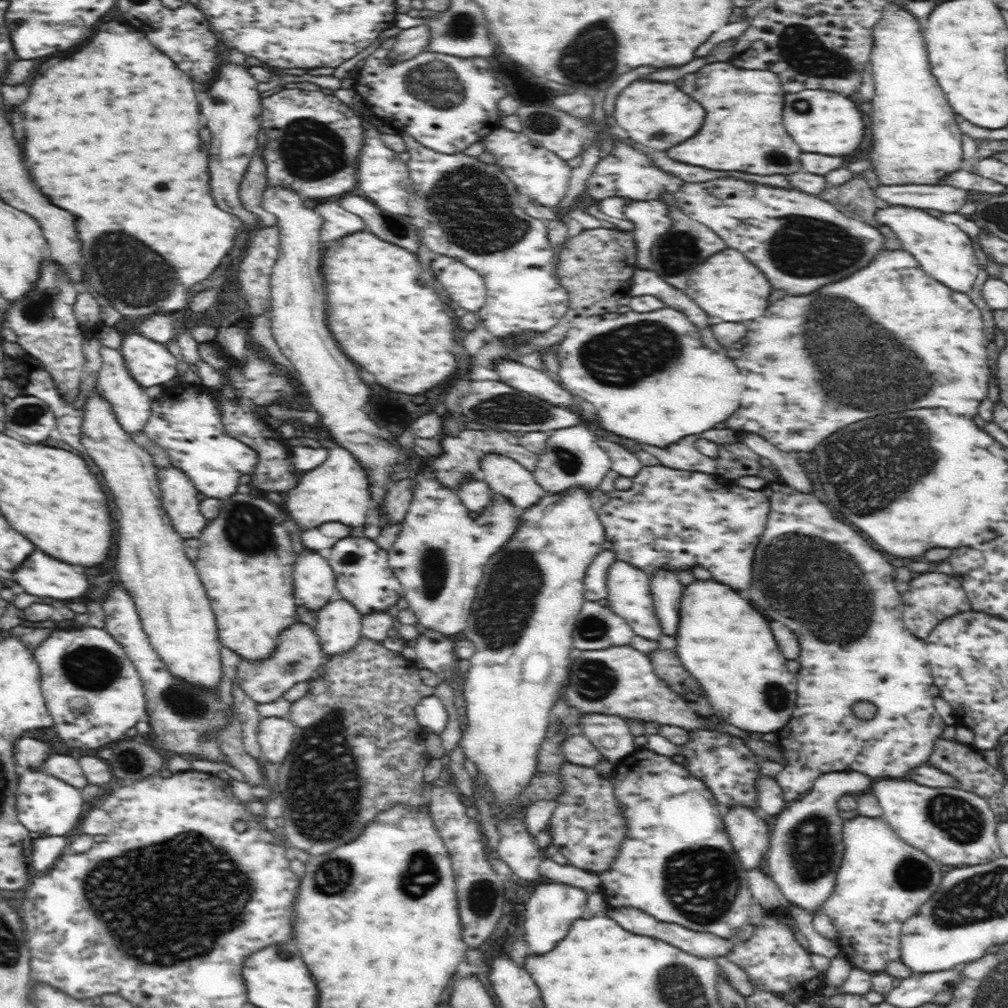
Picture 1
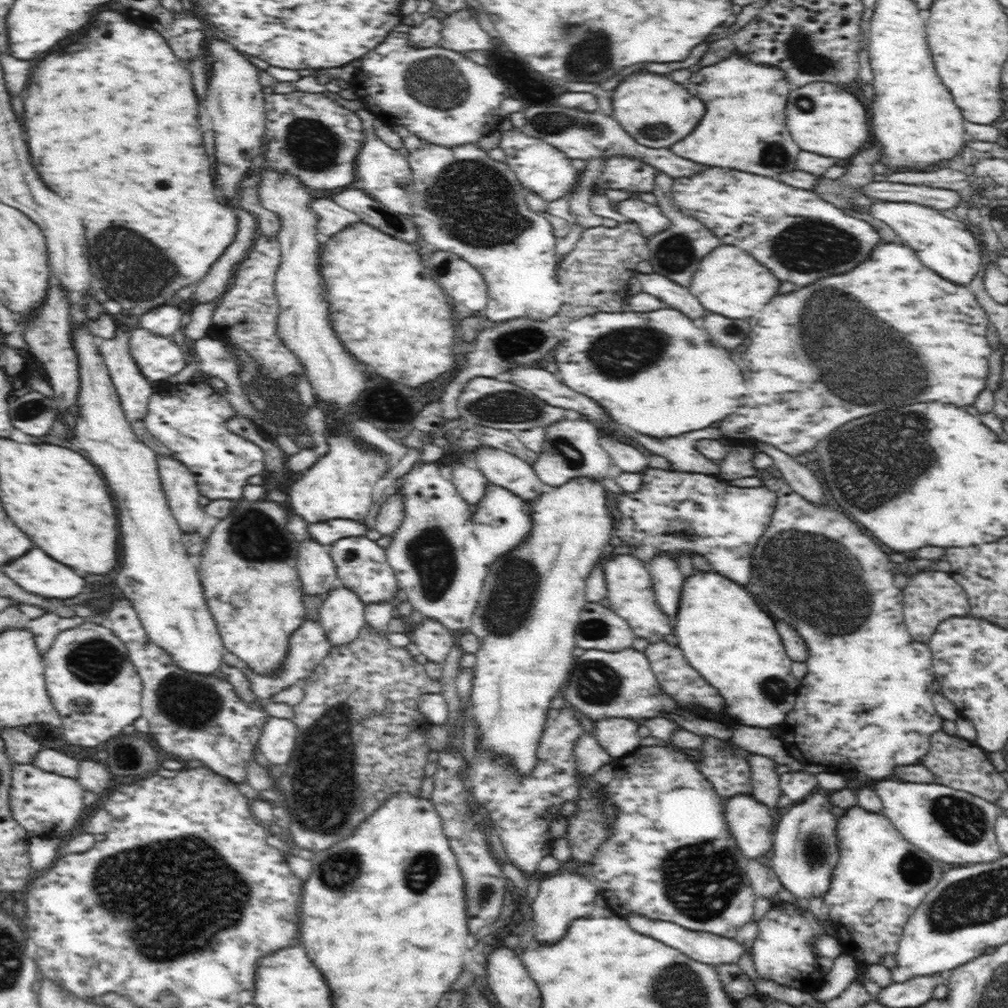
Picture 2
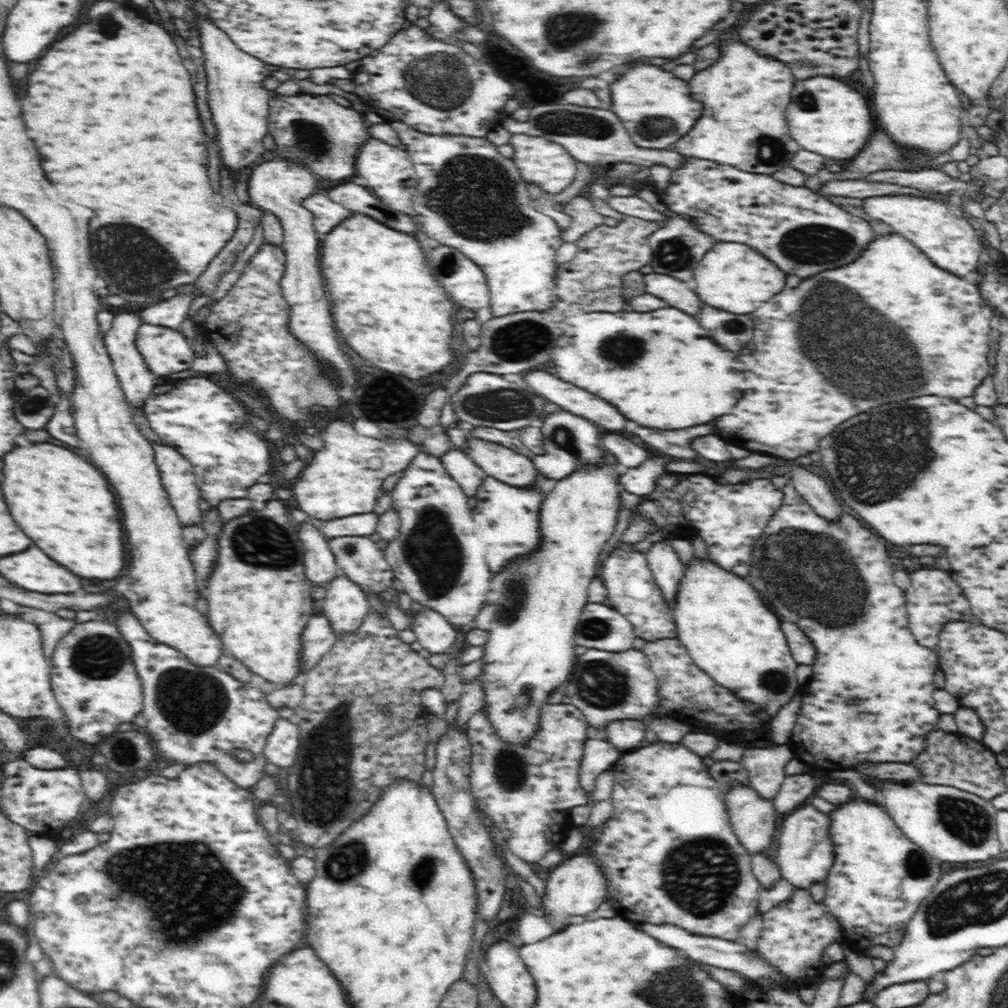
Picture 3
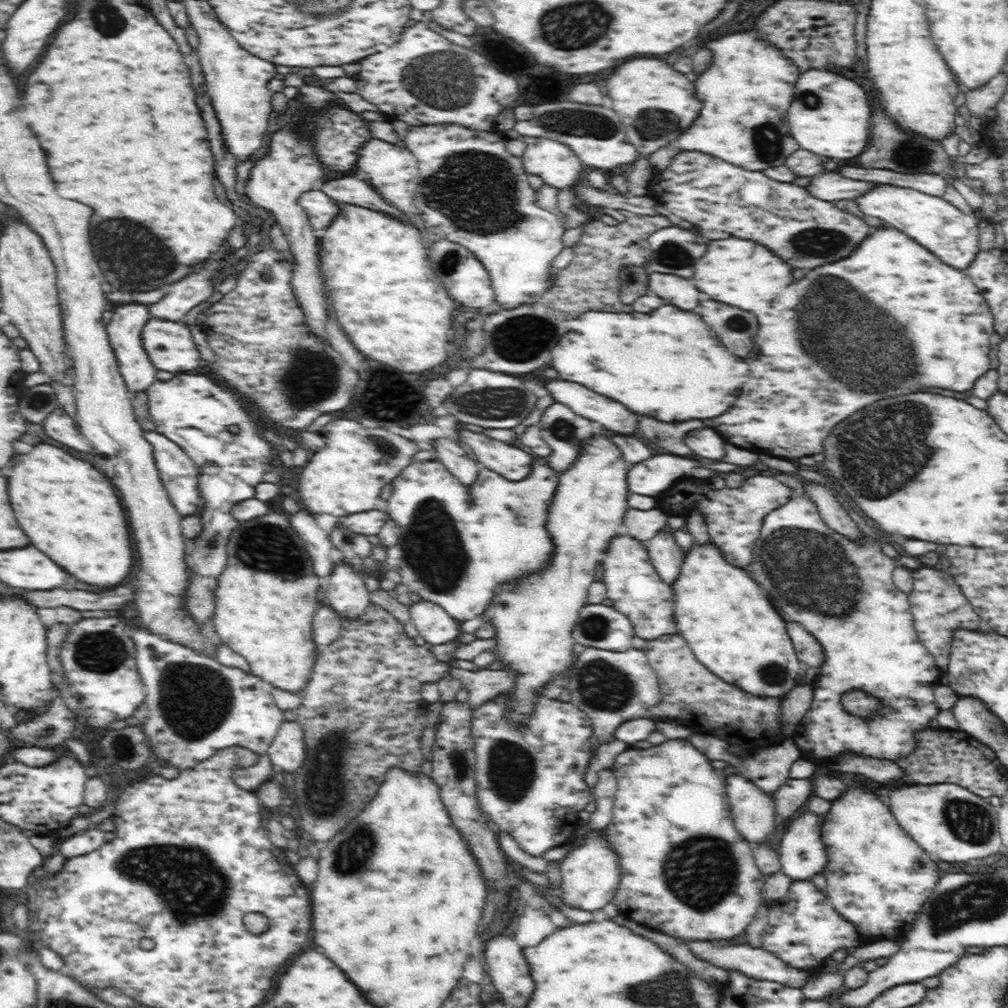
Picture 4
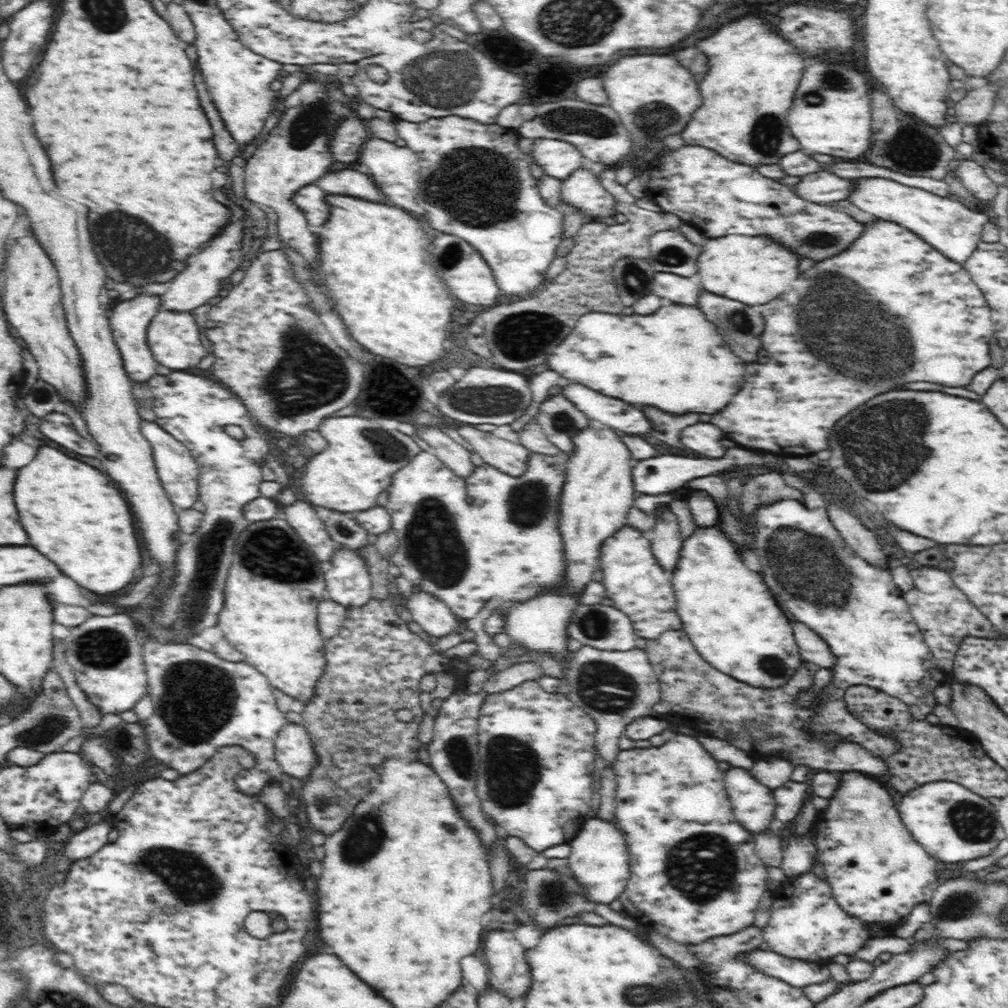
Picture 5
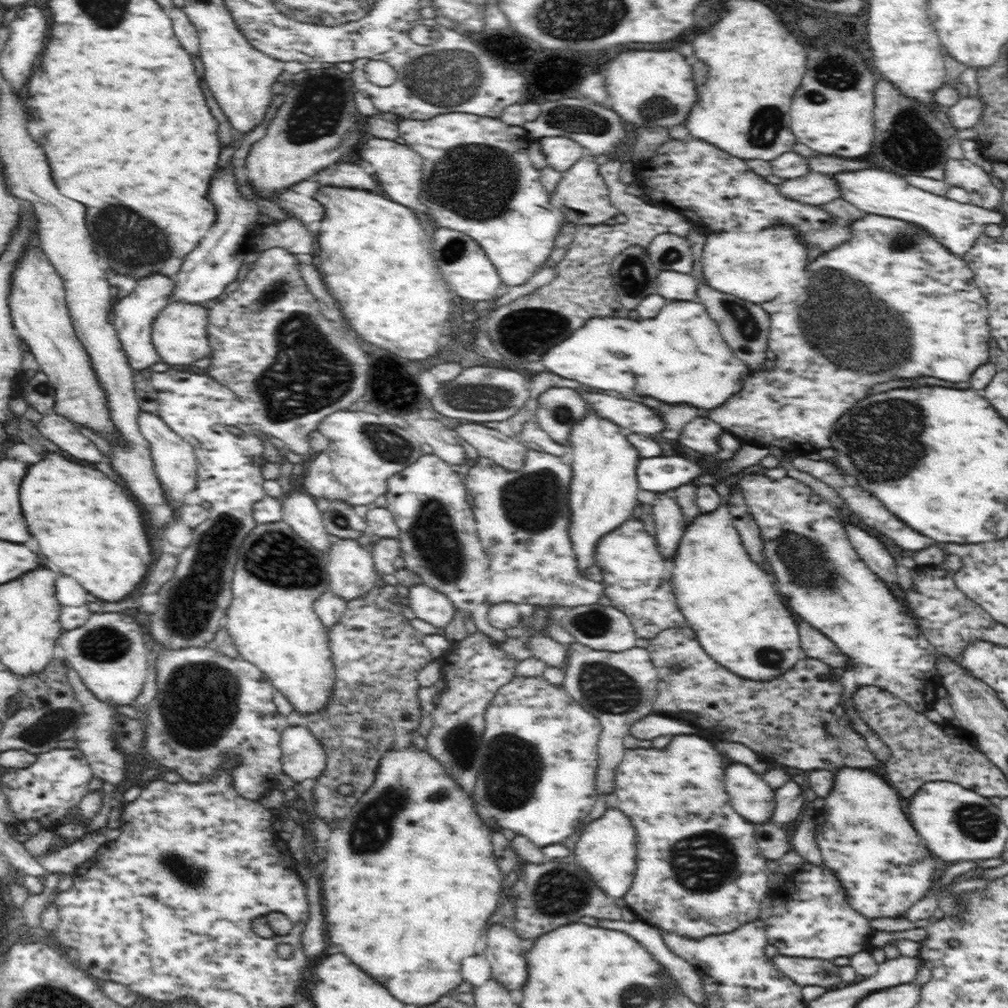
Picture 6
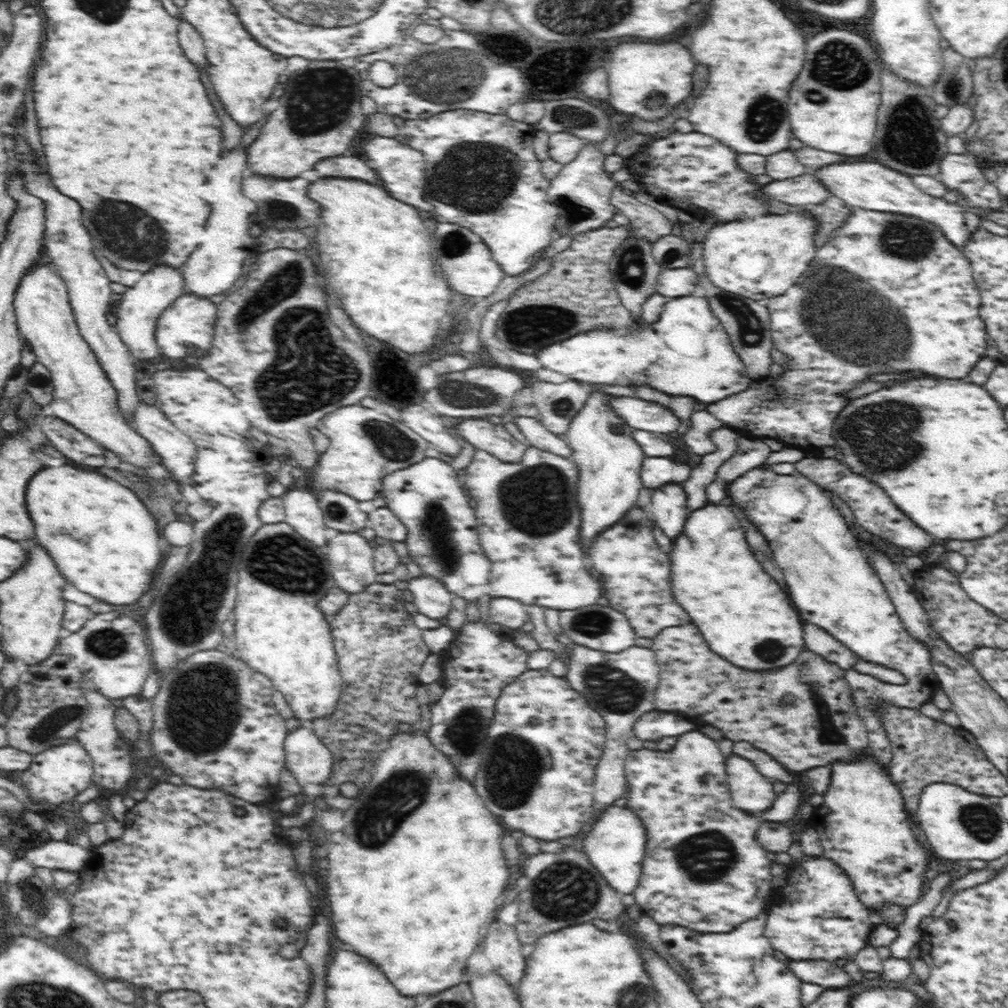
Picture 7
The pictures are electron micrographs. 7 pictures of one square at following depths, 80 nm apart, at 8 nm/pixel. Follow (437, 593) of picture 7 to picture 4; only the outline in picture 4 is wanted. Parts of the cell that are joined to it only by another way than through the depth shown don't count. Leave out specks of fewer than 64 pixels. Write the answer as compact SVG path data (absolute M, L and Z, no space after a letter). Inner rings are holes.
M421 599L409 606L409 613L411 623L424 638L426 646L456 644L461 629L458 628L458 622L452 619L440 605Z

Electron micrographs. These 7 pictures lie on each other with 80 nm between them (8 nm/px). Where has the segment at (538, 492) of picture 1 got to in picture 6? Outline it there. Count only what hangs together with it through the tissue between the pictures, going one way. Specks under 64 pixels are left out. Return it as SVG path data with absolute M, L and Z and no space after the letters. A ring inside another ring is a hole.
M484 423L460 424L457 435L474 446L478 456L490 459L504 469L520 470L524 464L527 446Z

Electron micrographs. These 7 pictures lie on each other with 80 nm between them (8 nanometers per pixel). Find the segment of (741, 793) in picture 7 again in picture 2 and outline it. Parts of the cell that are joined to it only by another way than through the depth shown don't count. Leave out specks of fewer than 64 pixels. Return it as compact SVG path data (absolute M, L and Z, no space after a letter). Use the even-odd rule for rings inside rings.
M742 793L729 798L723 812L735 844L748 861L756 861L770 851L776 810L759 803L753 795Z

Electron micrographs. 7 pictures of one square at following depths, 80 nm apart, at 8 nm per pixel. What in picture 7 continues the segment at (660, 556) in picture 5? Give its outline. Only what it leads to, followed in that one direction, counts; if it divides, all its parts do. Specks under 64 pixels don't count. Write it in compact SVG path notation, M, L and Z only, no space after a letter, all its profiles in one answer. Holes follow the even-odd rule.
M668 483L652 492L649 513L656 521L658 532L674 542L683 531L689 516L686 491L680 483Z

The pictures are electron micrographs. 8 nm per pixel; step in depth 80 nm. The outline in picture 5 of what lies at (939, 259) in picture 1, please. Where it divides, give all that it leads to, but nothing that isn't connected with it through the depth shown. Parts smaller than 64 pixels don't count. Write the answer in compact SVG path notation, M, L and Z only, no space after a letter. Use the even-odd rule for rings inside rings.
M864 177L851 181L853 189L848 199L854 206L878 219L892 221L902 226L908 233L915 234L932 249L958 265L964 266L977 250L978 244L982 241L982 230L984 230L982 226L986 222L991 222L990 216L984 213L982 208L973 210L970 205L964 205L949 196L932 194L926 190L880 177Z

